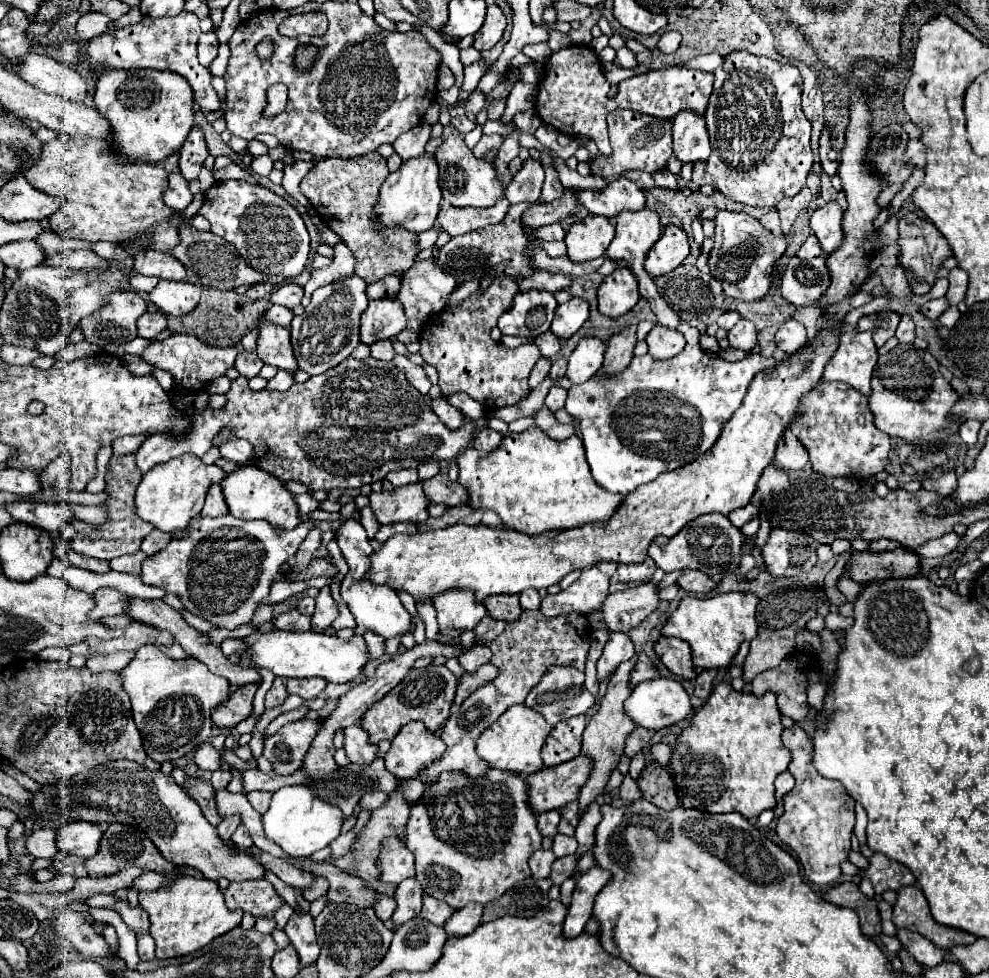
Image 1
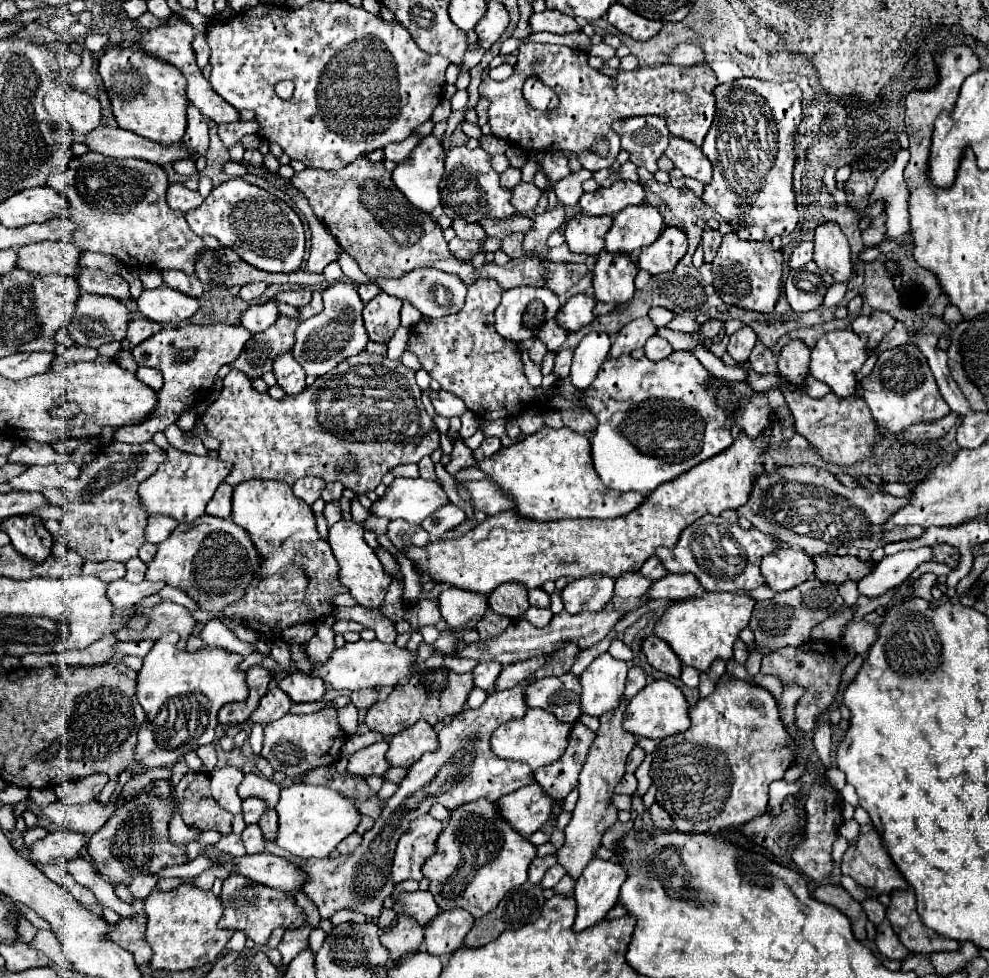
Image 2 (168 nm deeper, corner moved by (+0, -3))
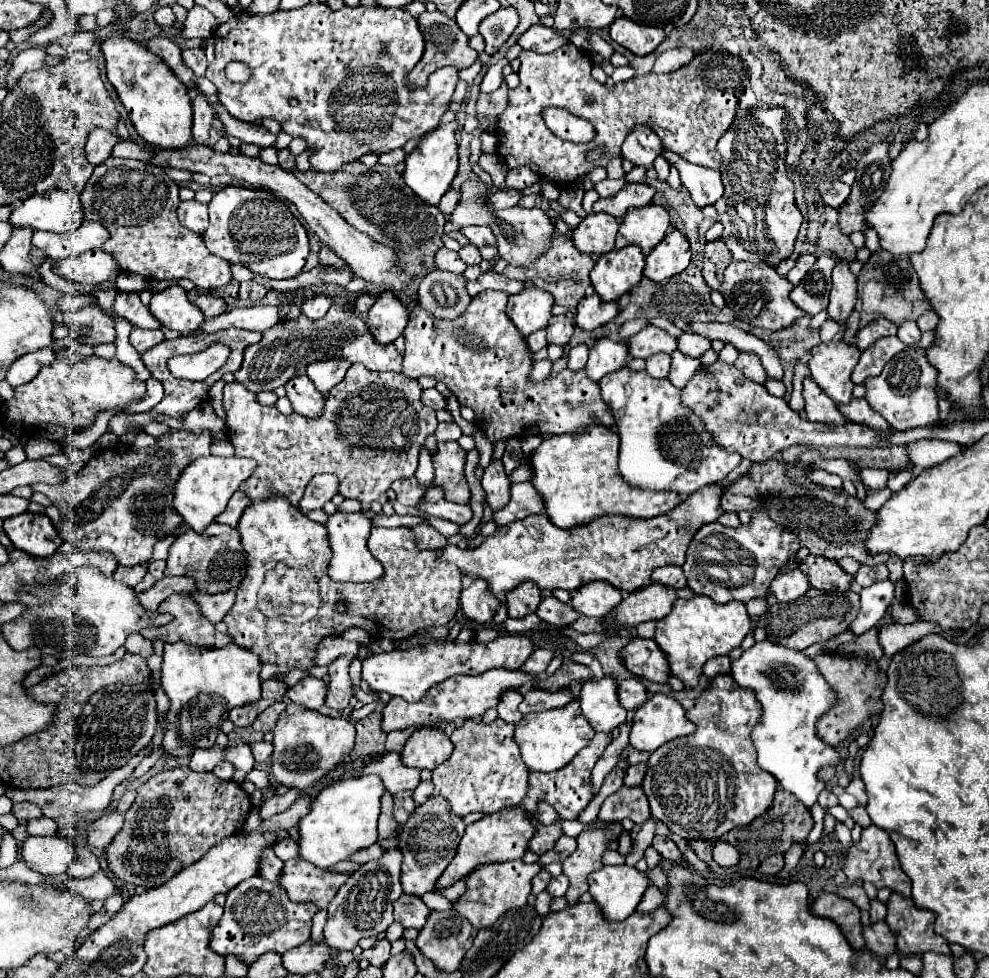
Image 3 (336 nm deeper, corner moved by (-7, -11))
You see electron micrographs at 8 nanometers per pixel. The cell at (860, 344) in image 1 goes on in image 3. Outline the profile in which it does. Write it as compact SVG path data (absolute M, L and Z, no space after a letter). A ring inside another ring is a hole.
M842 339L820 343L810 349L812 359L808 361L810 377L816 385L836 403L850 403L852 381L850 375L856 367L860 351L856 345L848 345Z

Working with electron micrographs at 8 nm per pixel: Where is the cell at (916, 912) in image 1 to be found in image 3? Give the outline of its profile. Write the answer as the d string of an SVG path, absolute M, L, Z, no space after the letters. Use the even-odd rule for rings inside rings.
M892 893L886 907L886 923L894 933L896 947L902 955L918 955L926 951L950 955L948 943L934 931L936 913L916 907L910 897L900 893Z

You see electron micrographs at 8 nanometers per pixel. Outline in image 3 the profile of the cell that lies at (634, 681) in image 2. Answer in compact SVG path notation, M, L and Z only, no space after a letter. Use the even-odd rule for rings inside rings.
M629 678L618 683L618 697L624 709L638 709L646 701L646 689L638 678Z

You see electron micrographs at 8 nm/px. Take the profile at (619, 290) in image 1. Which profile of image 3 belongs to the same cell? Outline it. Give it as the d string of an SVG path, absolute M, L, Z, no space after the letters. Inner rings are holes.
M636 245L604 253L590 271L592 287L602 301L616 301L630 291L644 271L644 253Z

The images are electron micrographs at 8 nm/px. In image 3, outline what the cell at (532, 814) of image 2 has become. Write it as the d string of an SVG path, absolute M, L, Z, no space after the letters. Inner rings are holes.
M512 807L512 809L502 809L498 813L492 815L484 815L480 821L472 823L466 827L466 833L458 845L456 857L454 861L448 865L448 869L442 873L442 877L436 881L434 891L446 889L452 883L468 877L472 871L476 871L480 865L486 863L502 863L502 861L512 861L512 859L520 859L528 847L528 839L532 837L532 825L528 815L524 815L524 809L520 807Z

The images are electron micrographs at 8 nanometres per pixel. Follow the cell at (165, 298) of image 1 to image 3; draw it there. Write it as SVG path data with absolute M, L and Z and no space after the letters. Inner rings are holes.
M174 285L166 291L154 293L150 301L152 315L162 323L162 327L174 329L180 335L190 335L200 327L204 315L186 297L186 289Z

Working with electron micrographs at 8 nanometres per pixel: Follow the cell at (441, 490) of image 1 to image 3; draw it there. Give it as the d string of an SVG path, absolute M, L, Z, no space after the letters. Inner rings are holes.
M514 483L510 487L512 499L510 505L494 513L494 521L498 525L512 523L516 519L524 519L532 513L542 513L544 511L544 501L540 493L536 493L536 487L530 483Z

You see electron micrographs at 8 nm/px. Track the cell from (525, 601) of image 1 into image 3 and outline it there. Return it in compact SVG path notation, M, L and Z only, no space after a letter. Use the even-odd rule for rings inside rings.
M546 597L540 601L536 615L540 617L540 621L544 621L546 625L558 625L558 627L566 627L570 623L574 623L580 613L574 611L572 605L558 601L556 597Z

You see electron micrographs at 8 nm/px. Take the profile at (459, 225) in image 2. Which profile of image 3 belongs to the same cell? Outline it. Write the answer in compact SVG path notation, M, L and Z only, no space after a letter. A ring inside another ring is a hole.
M466 245L466 247L462 247L458 253L460 253L460 259L462 259L466 265L480 265L480 261L482 261L482 257L480 257L480 253L478 253L478 247L474 247L474 245Z

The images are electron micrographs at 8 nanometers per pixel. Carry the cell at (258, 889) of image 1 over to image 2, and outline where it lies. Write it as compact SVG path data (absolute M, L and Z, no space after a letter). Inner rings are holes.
M233 875L233 877L225 879L223 891L221 891L221 901L225 905L225 913L219 921L221 929L241 929L257 945L265 945L275 927L285 925L287 929L293 929L293 927L301 927L305 923L301 909L297 909L295 901L289 893L277 891L277 889L271 889L265 885L257 885L255 881L249 881L241 875Z

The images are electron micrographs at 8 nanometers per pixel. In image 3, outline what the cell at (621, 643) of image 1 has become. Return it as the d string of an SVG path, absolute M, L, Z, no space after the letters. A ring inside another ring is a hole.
M612 675L586 681L580 691L582 713L588 717L594 731L612 731L626 721L626 709L618 703L616 683Z

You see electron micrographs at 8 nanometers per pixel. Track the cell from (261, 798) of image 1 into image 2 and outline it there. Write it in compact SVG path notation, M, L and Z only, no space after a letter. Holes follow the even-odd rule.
M271 807L265 809L265 813L259 819L259 827L261 827L261 831L267 839L271 839L271 841L275 839L275 831L277 831L277 813L275 813L275 809L271 809Z

